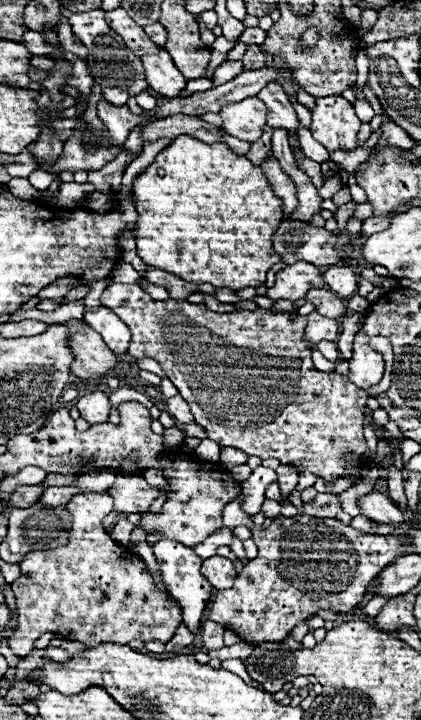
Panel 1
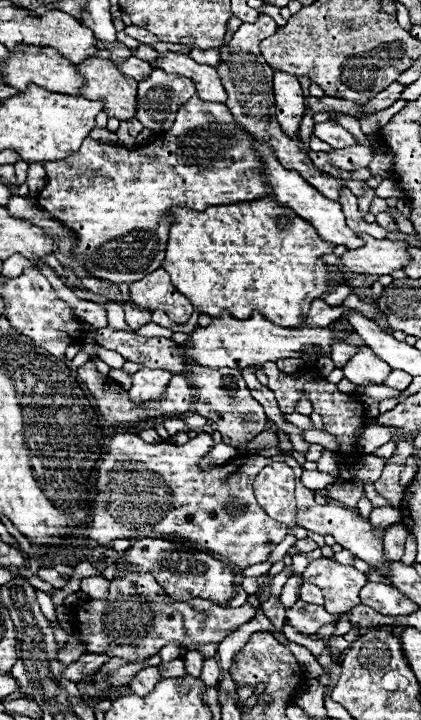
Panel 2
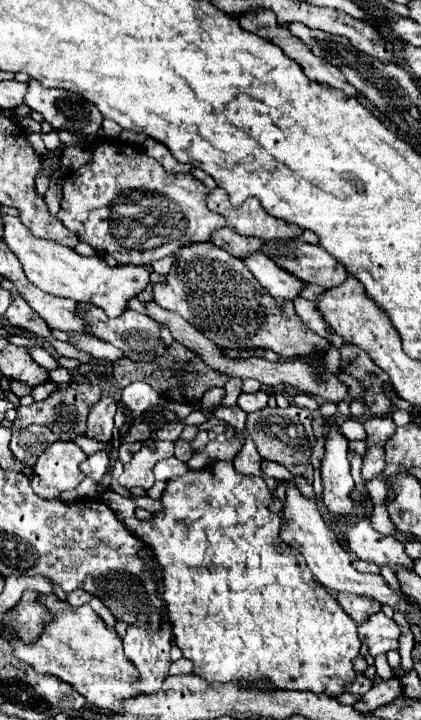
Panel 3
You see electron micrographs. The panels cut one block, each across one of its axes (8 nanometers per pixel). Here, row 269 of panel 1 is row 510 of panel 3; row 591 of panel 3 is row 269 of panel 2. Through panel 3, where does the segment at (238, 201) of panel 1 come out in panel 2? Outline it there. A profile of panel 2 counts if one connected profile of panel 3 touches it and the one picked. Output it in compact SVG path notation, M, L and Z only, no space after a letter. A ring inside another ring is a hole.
M274 196L208 206L202 212L170 208L170 218L172 222L162 268L170 274L176 290L188 296L200 314L220 316L222 310L228 310L232 318L246 320L252 310L256 310L274 324L300 326L300 316L308 312L308 304L328 292L328 264L324 264L320 256L332 252L332 244L322 240L304 218L296 216L290 208L280 206Z

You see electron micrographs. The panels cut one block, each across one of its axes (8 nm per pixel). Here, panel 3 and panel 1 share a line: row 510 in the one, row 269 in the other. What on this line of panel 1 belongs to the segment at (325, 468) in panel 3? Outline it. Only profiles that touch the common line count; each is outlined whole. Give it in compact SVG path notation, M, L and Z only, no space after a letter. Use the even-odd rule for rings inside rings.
M330 266L324 272L324 280L326 280L328 288L342 298L352 296L358 288L358 278L354 276L354 272L350 268L342 268L342 266Z

